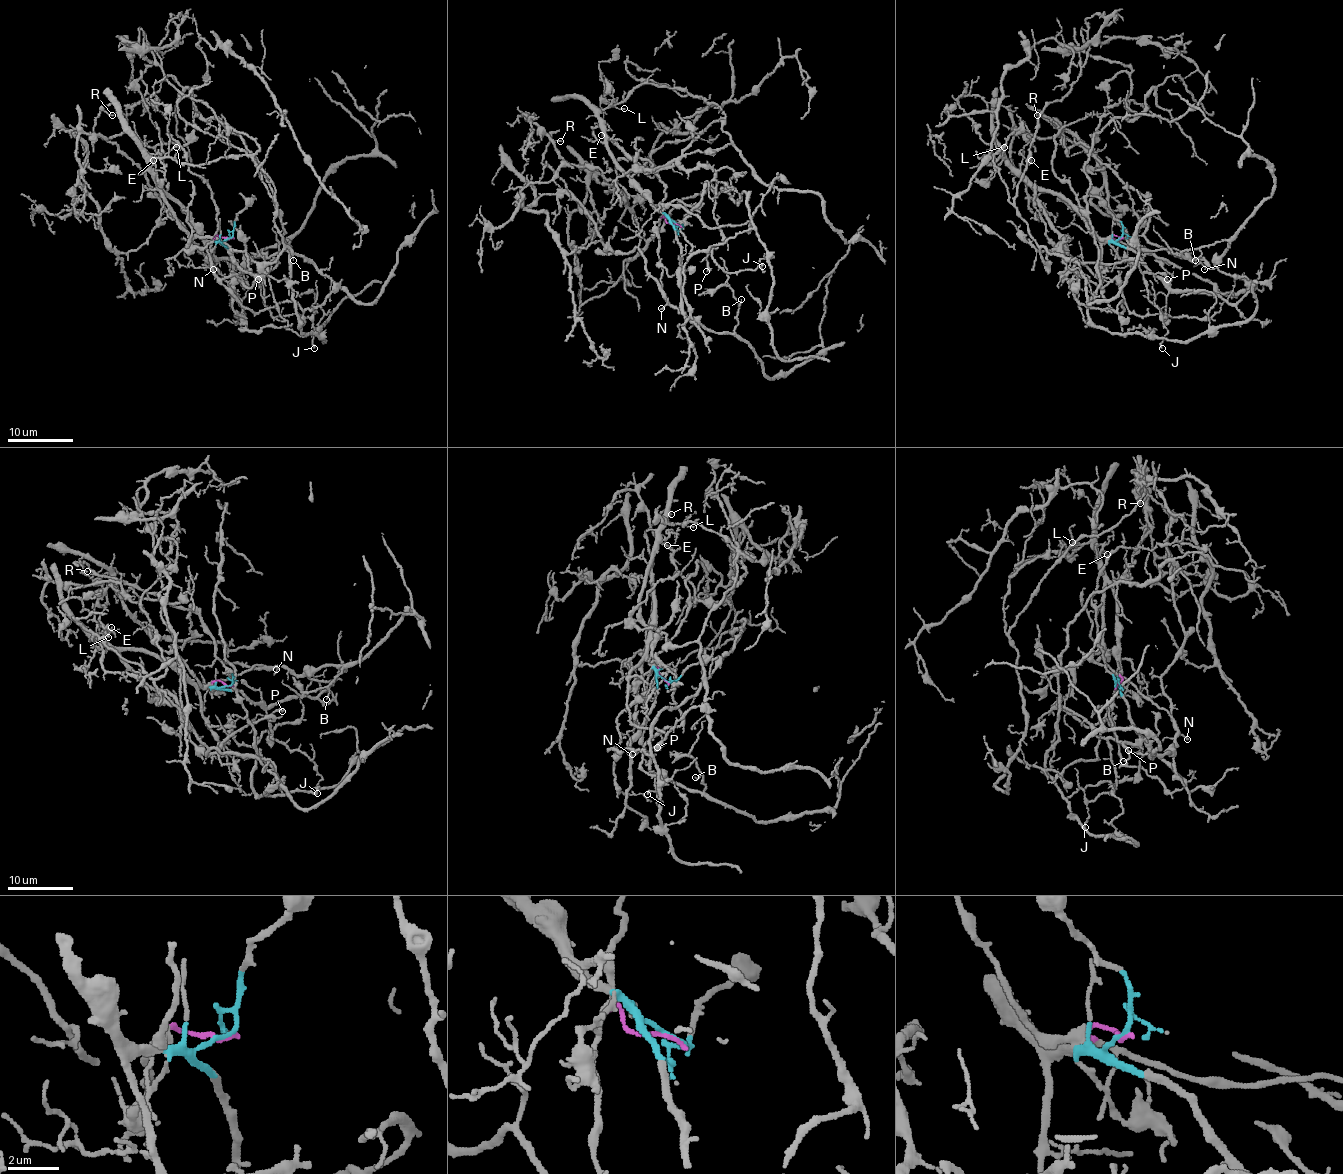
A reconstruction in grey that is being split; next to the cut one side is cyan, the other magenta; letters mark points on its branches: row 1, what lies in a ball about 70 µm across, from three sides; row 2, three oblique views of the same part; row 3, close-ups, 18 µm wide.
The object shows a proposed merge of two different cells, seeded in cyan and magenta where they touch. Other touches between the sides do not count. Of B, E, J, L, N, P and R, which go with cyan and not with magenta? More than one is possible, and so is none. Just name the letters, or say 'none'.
E, J, L, P

